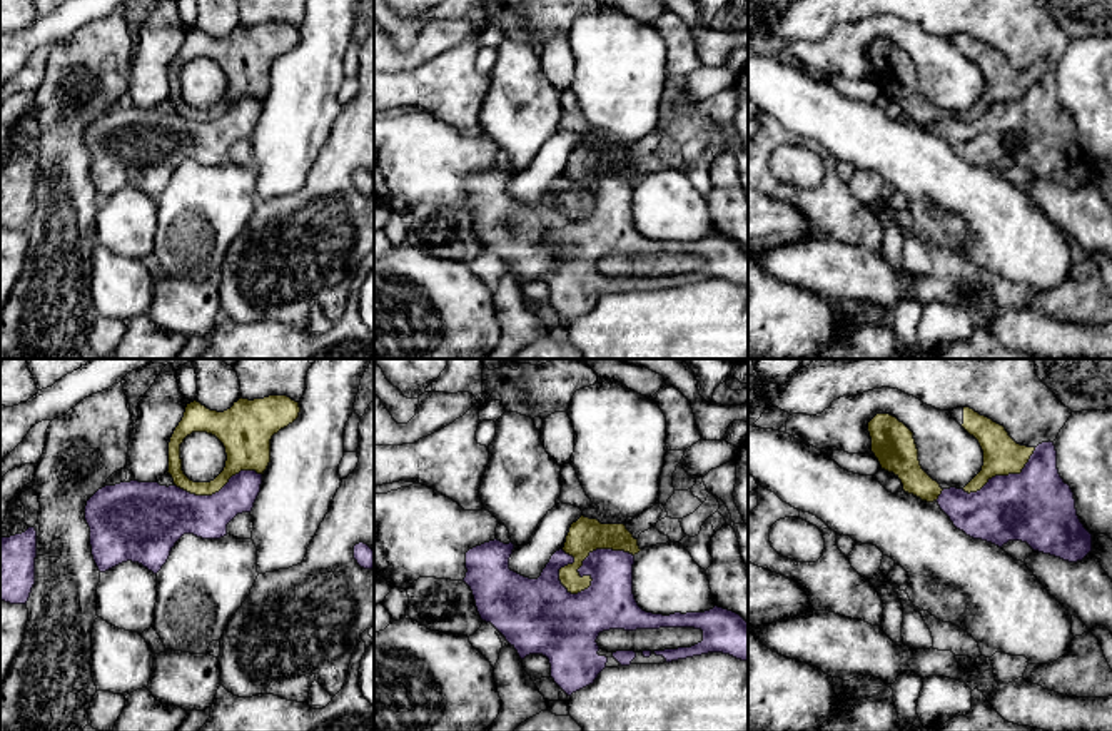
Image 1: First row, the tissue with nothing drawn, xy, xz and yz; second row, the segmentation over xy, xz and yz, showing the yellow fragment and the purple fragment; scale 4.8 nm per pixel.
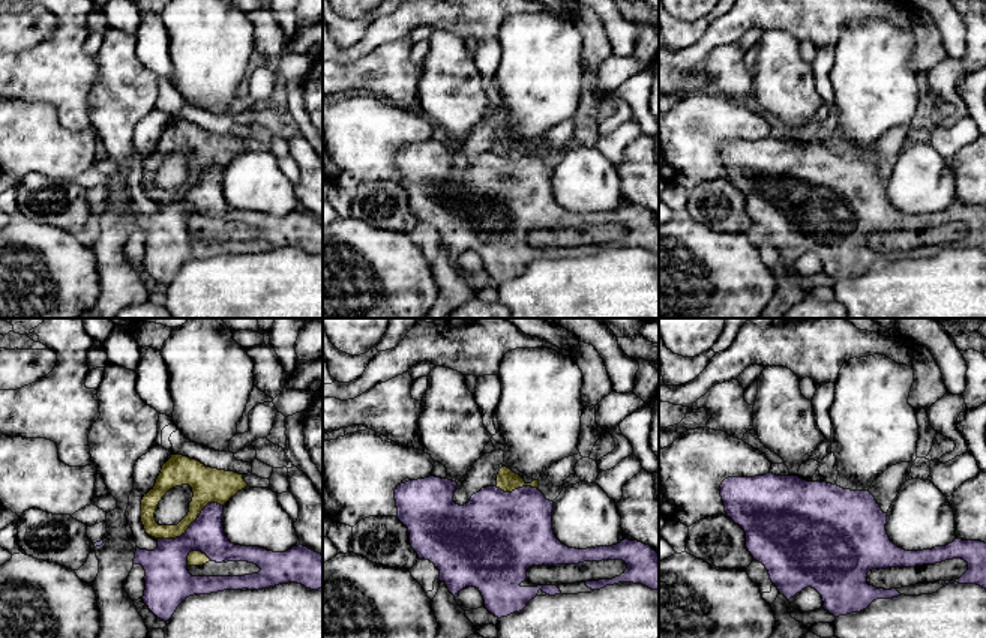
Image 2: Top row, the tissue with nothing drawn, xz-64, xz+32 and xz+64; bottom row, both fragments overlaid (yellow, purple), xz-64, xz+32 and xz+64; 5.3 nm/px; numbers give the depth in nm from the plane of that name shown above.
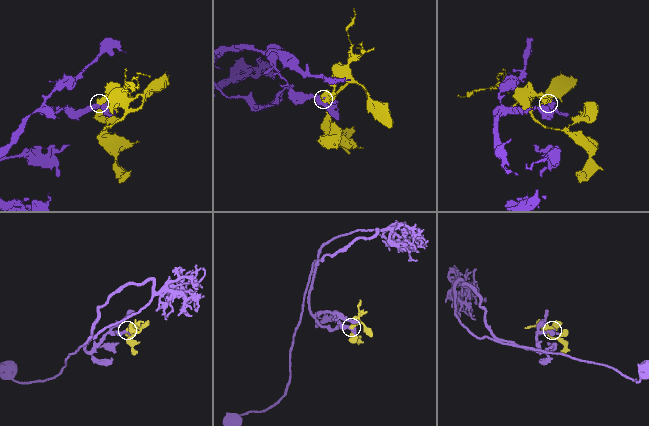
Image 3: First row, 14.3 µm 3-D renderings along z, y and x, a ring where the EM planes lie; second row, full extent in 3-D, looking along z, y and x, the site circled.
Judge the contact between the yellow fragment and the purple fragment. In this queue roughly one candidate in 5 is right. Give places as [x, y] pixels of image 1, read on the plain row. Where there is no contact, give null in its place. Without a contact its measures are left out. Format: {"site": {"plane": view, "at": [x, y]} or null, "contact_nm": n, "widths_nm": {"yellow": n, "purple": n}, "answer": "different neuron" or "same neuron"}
{"site": {"plane": "xz", "at": [580, 192]}, "contact_nm": 380, "widths_nm": {"yellow": 160, "purple": 260}, "answer": "different neuron"}

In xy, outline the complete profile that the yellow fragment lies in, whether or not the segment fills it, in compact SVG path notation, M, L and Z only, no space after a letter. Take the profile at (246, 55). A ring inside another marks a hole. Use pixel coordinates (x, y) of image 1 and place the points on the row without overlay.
M287 22L239 25L224 38L210 37L200 28L187 30L169 68L169 100L174 110L195 122L219 118L240 97L264 100L270 88L270 65L299 43L299 28ZM192 58L215 62L225 73L224 97L210 108L194 108L182 97L180 70Z

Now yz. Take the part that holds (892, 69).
M877 40L868 48L872 78L882 95L893 98L903 110L903 117L933 129L942 113L920 92L913 58L890 40Z

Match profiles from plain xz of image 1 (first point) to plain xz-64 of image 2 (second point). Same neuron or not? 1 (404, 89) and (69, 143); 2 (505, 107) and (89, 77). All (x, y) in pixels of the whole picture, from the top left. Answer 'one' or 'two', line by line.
1: two
2: two

